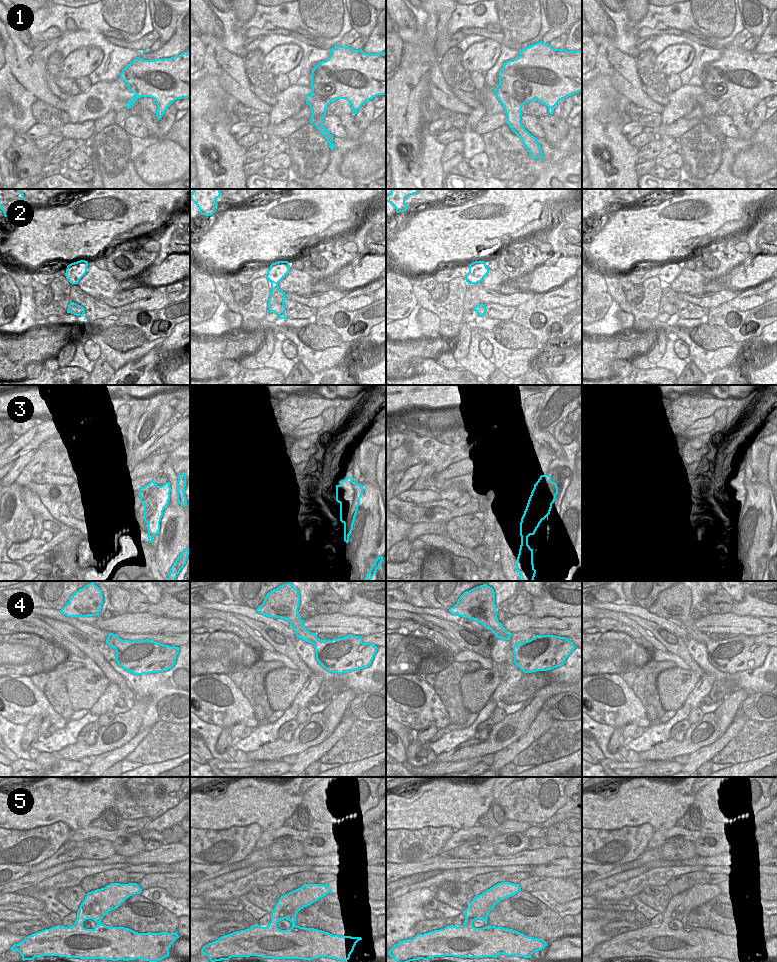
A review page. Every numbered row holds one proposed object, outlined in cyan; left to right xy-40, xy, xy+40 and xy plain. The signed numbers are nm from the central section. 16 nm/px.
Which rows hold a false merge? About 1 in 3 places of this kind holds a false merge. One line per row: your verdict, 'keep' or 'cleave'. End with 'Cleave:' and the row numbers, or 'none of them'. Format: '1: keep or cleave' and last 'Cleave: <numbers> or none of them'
1: keep
2: cleave
3: cleave
4: keep
5: keep
Cleave: 2, 3

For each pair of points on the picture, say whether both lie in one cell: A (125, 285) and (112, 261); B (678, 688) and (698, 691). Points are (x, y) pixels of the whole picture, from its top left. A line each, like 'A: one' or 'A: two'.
A: two
B: two

